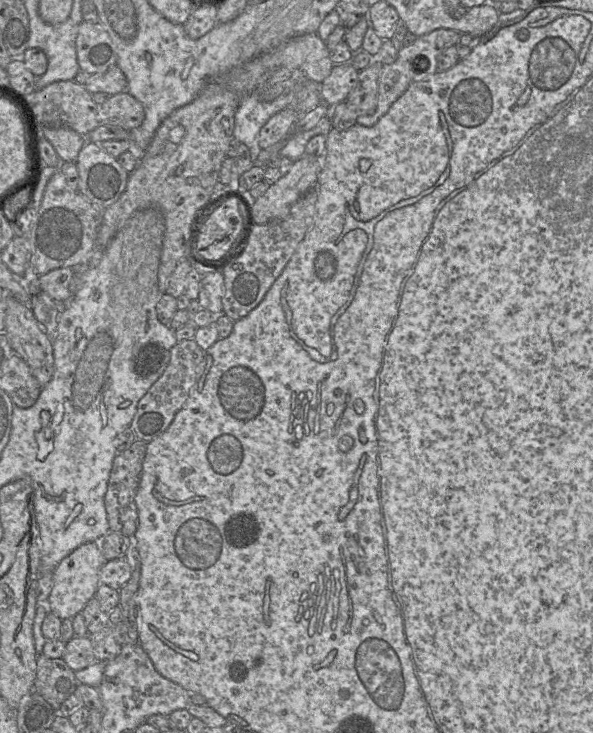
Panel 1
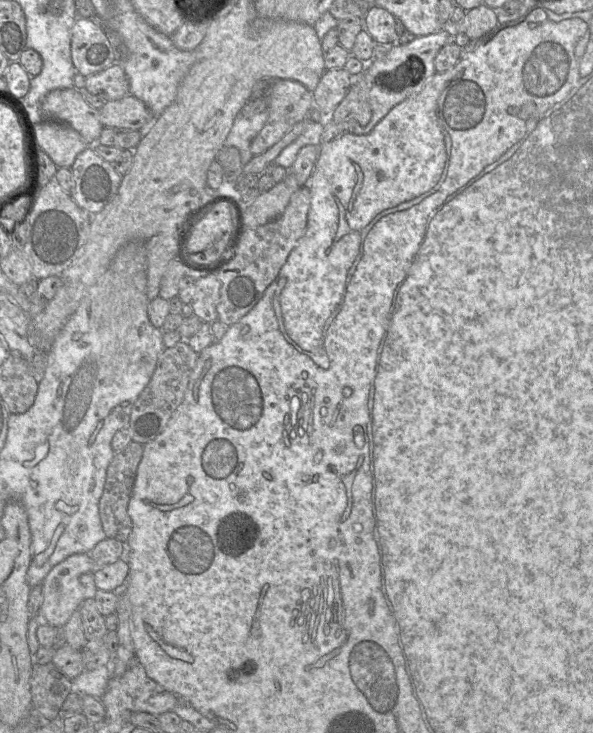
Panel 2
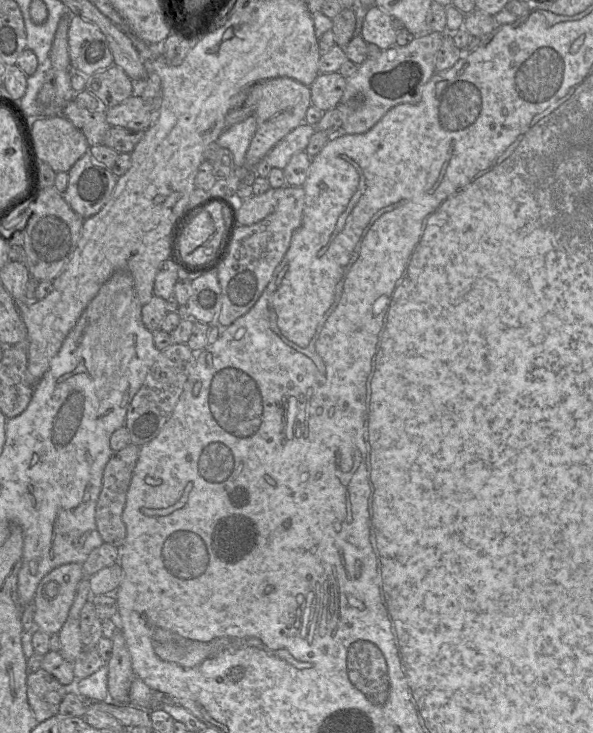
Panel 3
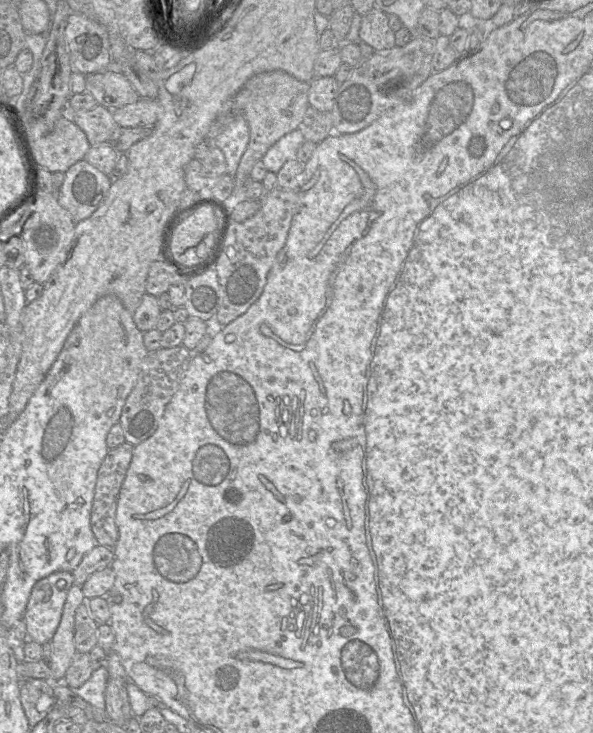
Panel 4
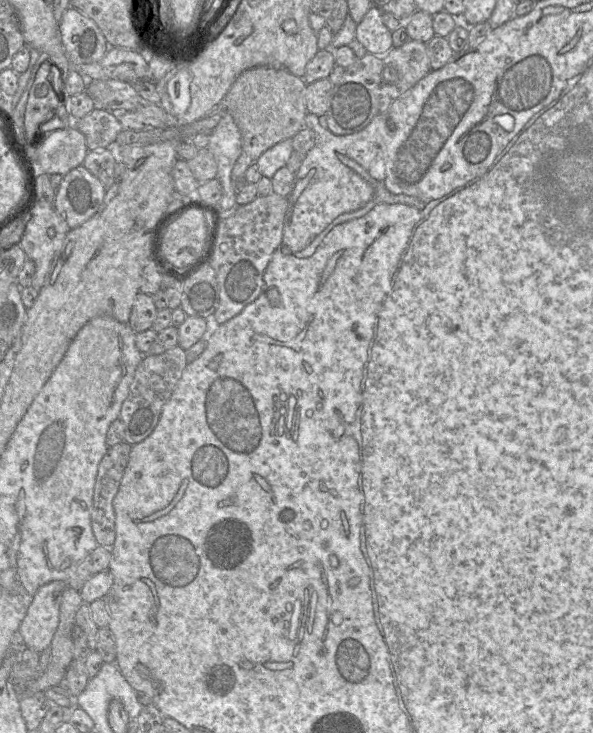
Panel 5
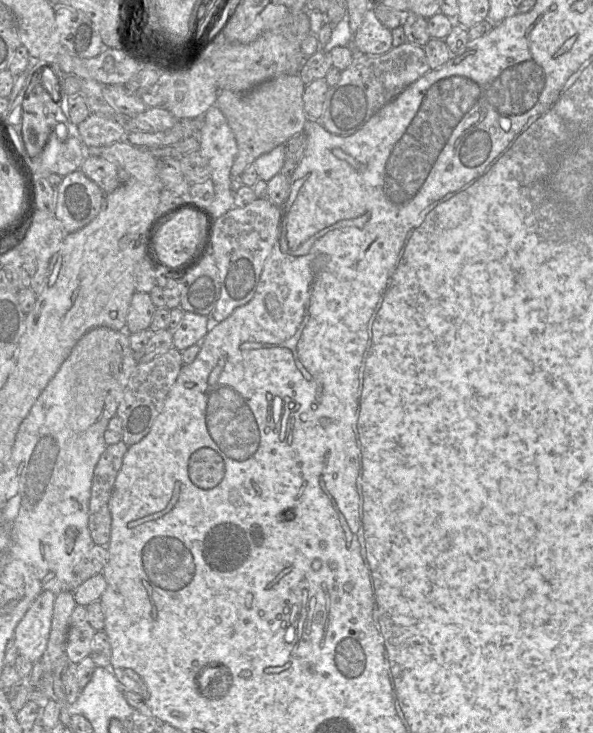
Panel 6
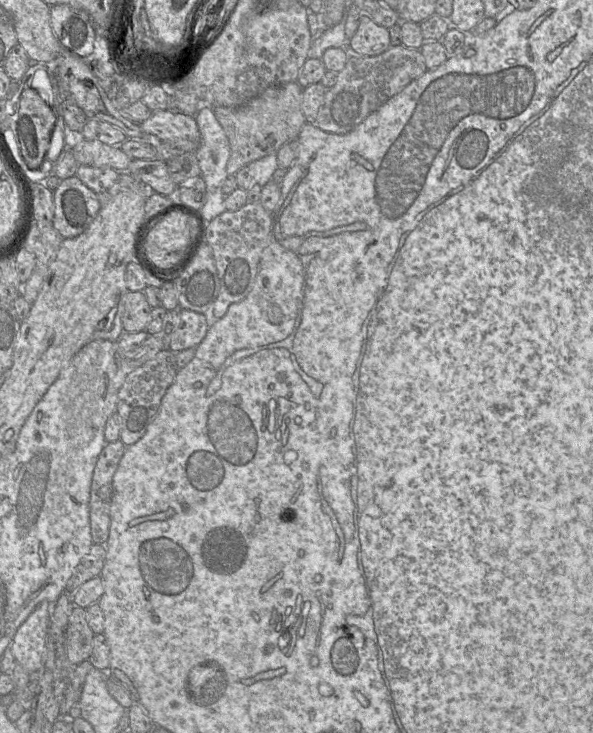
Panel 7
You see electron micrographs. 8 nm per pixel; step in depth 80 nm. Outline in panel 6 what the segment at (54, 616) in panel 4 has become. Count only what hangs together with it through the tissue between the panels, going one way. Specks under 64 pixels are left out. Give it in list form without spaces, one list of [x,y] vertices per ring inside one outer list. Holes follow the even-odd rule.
[[[51,591],[40,593],[15,629],[18,654],[33,664],[42,659],[47,649],[55,599]]]

